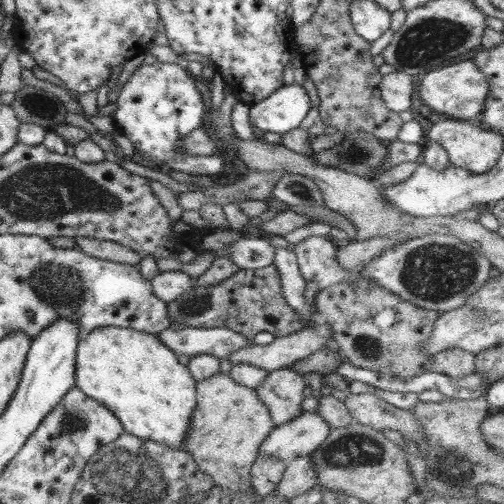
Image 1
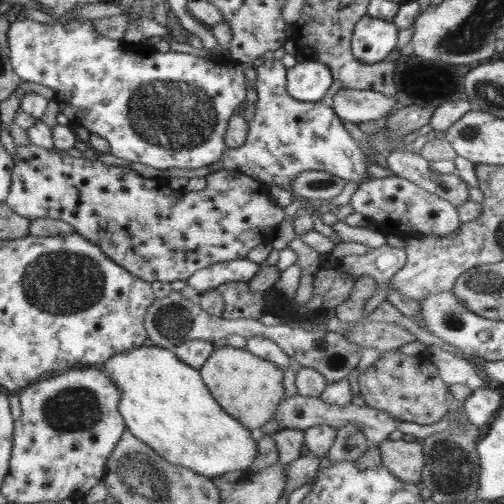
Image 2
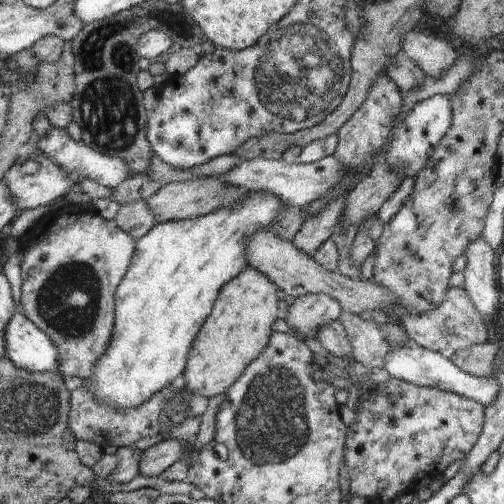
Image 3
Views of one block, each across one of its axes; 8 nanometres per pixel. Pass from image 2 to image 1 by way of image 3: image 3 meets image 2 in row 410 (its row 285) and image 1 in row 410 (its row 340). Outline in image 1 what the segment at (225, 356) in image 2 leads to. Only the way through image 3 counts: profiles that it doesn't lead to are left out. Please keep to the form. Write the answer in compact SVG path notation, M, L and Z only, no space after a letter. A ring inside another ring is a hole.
M213 374L197 382L197 404L191 412L187 442L183 452L191 454L193 462L205 472L215 486L231 494L247 494L251 488L251 466L259 456L259 446L275 428L267 406L259 400L255 390L235 384L229 374Z

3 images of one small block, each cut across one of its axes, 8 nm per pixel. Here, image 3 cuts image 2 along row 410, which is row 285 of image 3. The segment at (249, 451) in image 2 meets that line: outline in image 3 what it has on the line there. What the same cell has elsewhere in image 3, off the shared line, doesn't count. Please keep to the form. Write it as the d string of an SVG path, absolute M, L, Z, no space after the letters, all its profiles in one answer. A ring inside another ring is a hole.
M257 192L249 198L243 198L241 204L219 208L207 216L197 216L191 220L163 222L155 224L147 234L135 240L135 252L131 256L129 268L117 286L115 296L115 326L107 346L107 352L95 362L95 368L89 378L63 378L67 392L73 392L81 386L99 400L115 410L137 408L143 400L149 400L161 388L171 386L171 382L185 372L189 348L199 328L213 312L213 304L219 298L219 292L225 284L233 282L247 266L247 238L255 232L267 232L279 220L285 202L271 192Z

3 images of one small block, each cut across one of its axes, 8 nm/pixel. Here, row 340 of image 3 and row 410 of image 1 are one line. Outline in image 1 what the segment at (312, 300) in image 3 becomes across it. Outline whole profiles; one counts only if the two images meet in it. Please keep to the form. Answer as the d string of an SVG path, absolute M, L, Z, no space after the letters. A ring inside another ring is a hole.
M303 410L291 422L275 426L259 446L259 456L275 456L289 464L299 456L313 454L333 428L317 414Z

